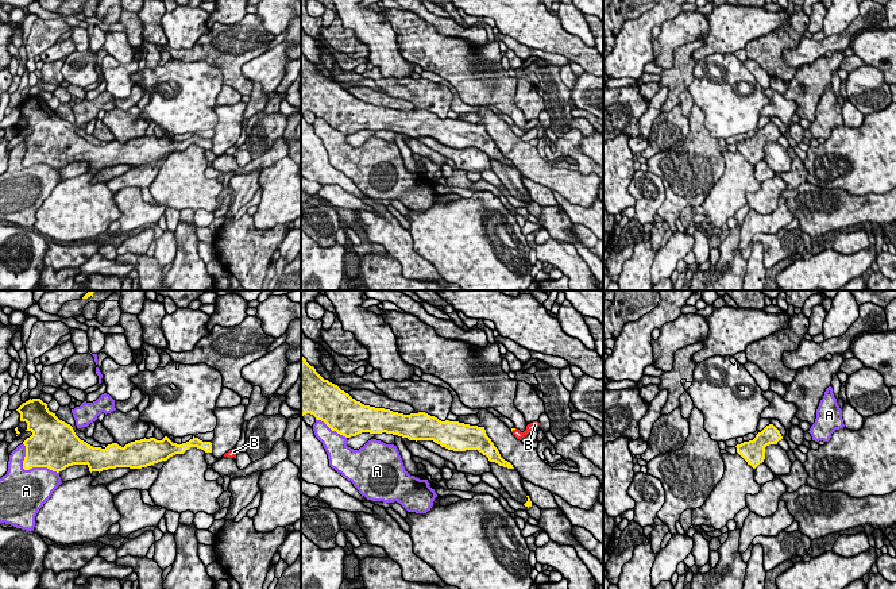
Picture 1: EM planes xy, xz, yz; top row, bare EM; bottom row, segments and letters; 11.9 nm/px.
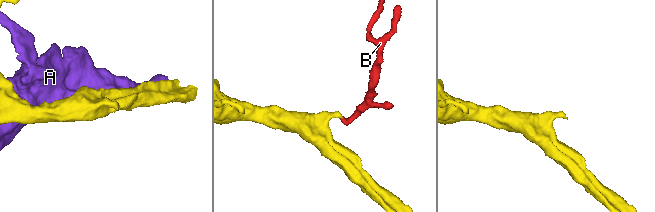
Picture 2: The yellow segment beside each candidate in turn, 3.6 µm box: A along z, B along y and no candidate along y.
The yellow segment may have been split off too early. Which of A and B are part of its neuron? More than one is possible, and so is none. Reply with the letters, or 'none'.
B

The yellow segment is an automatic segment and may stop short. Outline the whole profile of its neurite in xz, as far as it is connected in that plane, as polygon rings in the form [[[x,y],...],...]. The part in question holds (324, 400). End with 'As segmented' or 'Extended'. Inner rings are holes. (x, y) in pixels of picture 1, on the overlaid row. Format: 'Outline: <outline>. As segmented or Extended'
Outline: [[[301,354],[301,416],[310,413],[332,431],[351,438],[362,432],[393,434],[409,440],[433,440],[453,451],[478,450],[499,466],[514,469],[505,461],[484,427],[459,421],[441,421],[425,412],[403,415],[364,405],[324,380]]]. As segmented

